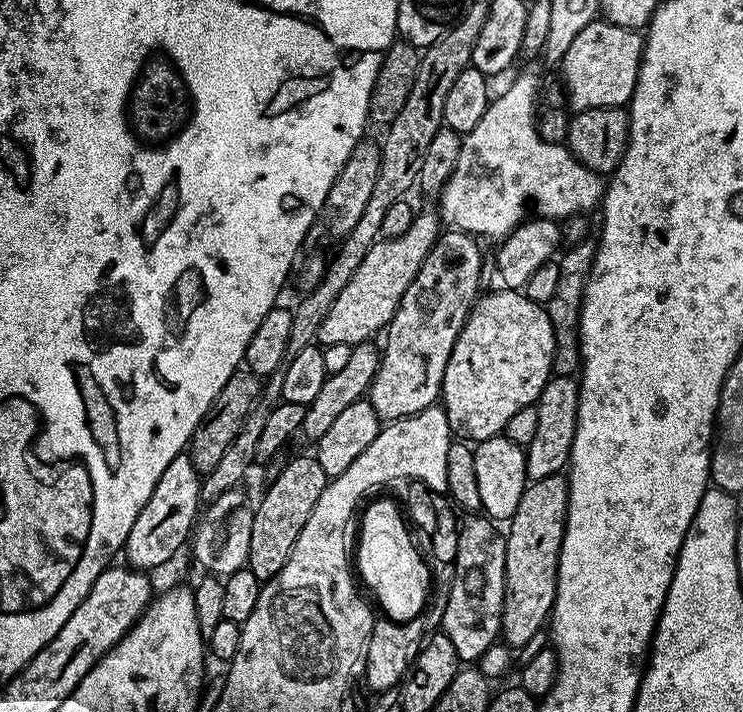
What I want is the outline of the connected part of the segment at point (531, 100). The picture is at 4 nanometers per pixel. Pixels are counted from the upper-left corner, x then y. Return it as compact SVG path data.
M520 72L512 80L512 85L501 94L500 97L493 99L489 103L486 114L482 114L482 122L478 122L478 126L474 126L474 130L470 130L461 139L460 153L458 154L458 166L454 166L454 170L450 174L450 178L444 183L443 188L439 189L440 208L438 207L438 216L441 221L449 229L458 232L467 232L477 238L489 236L493 242L499 242L515 230L519 224L523 224L525 220L533 216L536 218L569 218L579 217L581 214L588 214L592 207L601 203L605 181L602 179L601 173L592 172L586 166L582 166L582 162L578 162L578 158L574 158L574 154L569 152L564 144L555 144L554 142L546 142L538 134L536 129L536 105L538 103L538 93L542 88L541 77L536 77L532 72Z

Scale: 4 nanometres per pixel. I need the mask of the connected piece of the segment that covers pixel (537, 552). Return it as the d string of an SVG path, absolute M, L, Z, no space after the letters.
M563 475L533 480L522 494L522 502L518 502L518 510L514 510L512 519L506 524L504 541L504 627L502 640L509 649L519 650L534 638L549 623L552 614L552 603L556 600L556 575L560 565L560 547L564 537L564 527L568 517L568 482Z

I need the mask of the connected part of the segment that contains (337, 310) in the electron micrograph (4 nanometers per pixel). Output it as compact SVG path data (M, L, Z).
M421 211L414 218L410 230L402 234L402 238L393 240L379 239L376 245L362 258L362 266L354 270L354 276L346 286L342 286L342 294L334 298L334 306L330 306L330 314L322 318L322 326L318 326L317 341L321 345L350 344L357 345L371 341L376 331L387 329L392 315L398 310L398 302L402 294L406 294L406 286L414 282L426 254L434 246L442 224L437 213Z

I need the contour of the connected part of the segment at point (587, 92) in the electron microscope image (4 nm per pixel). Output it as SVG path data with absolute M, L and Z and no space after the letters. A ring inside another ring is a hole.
M603 18L592 19L574 38L562 63L562 84L566 89L566 100L568 96L569 102L573 104L571 107L576 110L594 106L618 108L627 105L638 82L643 53L644 36L637 29L614 26Z

